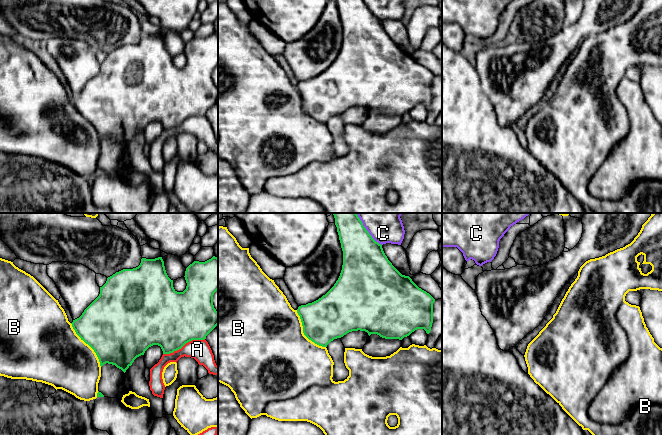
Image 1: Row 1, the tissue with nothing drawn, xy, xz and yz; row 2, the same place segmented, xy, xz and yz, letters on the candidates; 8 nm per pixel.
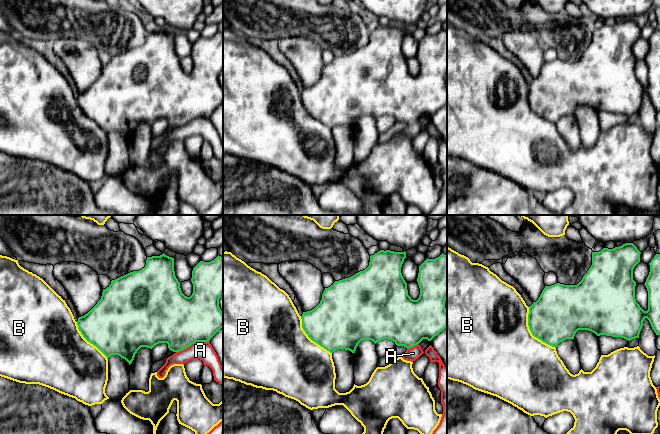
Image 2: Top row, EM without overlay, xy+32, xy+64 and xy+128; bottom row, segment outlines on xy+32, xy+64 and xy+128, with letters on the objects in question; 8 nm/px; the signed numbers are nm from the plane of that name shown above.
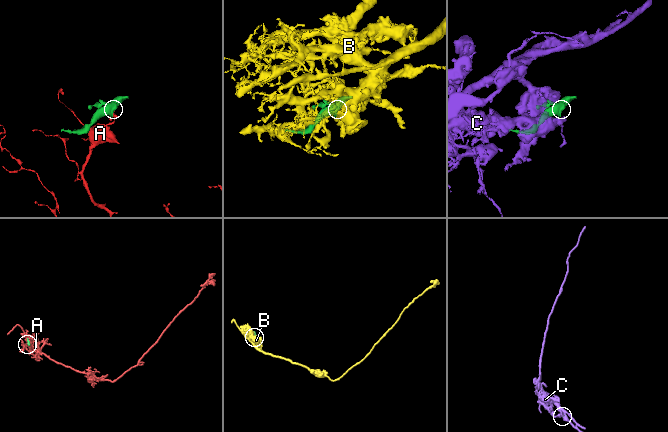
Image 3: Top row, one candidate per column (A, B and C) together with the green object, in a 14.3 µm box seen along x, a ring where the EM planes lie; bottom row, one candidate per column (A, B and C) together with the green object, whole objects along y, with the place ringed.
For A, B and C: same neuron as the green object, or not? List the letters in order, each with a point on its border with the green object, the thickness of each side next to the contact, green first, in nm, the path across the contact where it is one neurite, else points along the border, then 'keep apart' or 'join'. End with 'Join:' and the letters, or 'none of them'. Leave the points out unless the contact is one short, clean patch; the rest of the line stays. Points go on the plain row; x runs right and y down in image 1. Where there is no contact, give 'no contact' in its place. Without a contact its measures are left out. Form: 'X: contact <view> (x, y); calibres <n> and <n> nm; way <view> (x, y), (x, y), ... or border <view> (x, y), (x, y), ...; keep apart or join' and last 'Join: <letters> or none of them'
A: contact xy (183, 121); calibres 460 and 160 nm; keep apart
B: contact xz (303, 108); calibres 360 and 500 nm; join
C: contact xz (370, 11); calibres 360 and 160 nm; keep apart
Join: B

